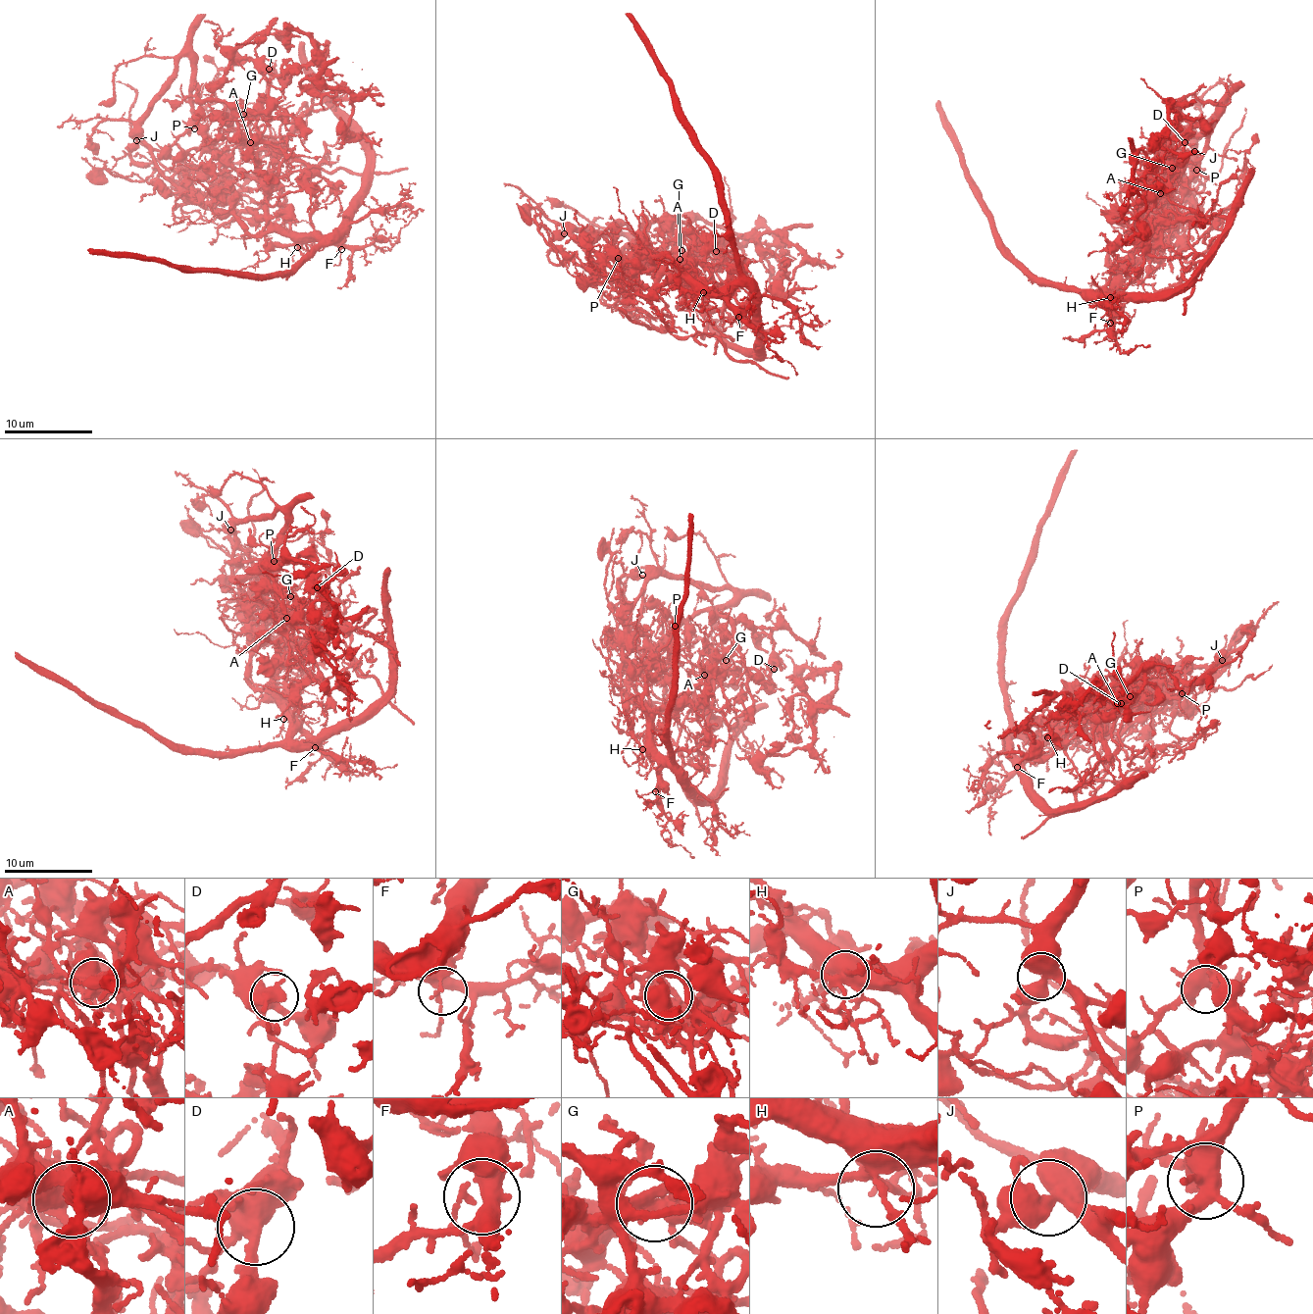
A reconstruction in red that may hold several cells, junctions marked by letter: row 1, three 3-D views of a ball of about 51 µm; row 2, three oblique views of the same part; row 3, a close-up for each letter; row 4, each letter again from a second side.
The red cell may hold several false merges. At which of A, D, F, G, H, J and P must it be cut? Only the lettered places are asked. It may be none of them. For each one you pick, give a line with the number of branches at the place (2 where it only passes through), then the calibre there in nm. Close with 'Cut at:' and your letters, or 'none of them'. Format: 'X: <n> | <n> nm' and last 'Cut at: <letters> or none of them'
A: 8 | 440 nm
G: 4 | 360 nm
Cut at: A, G

